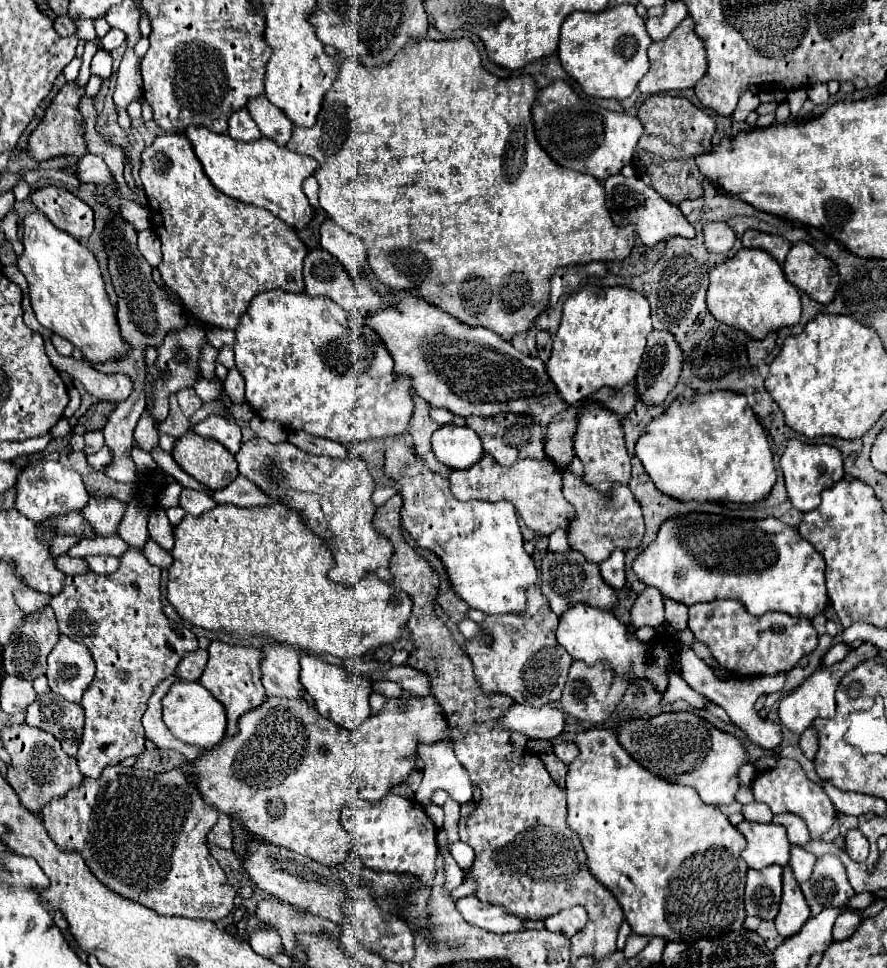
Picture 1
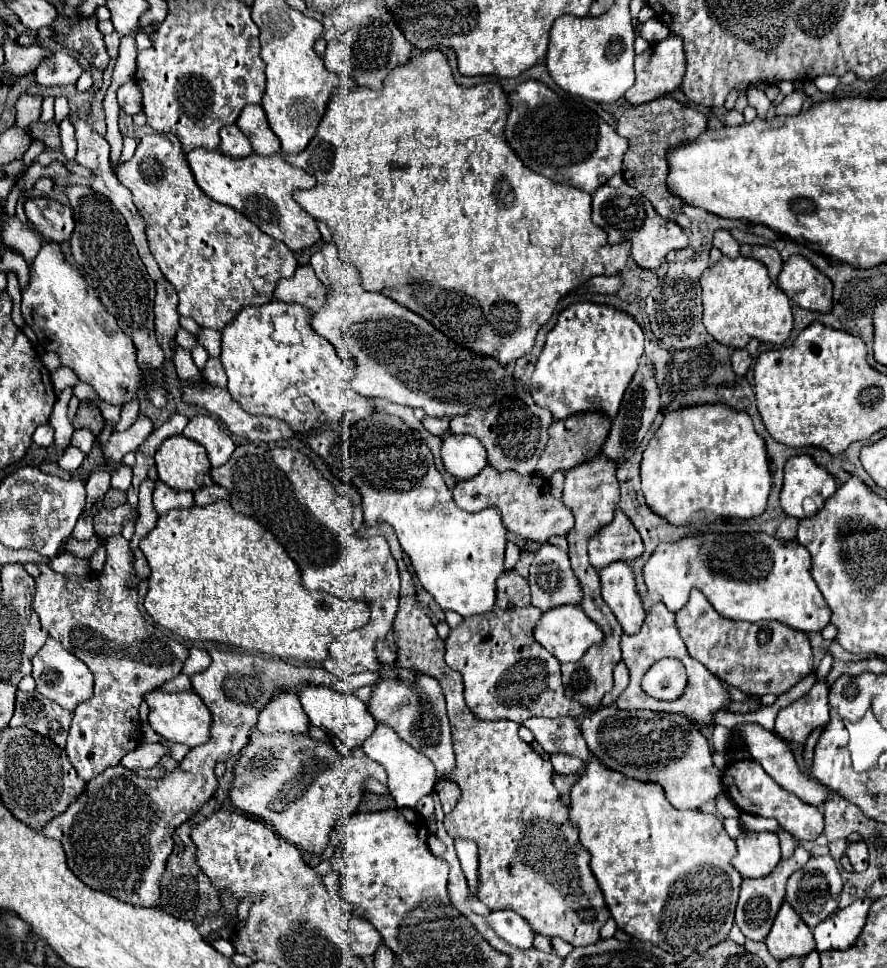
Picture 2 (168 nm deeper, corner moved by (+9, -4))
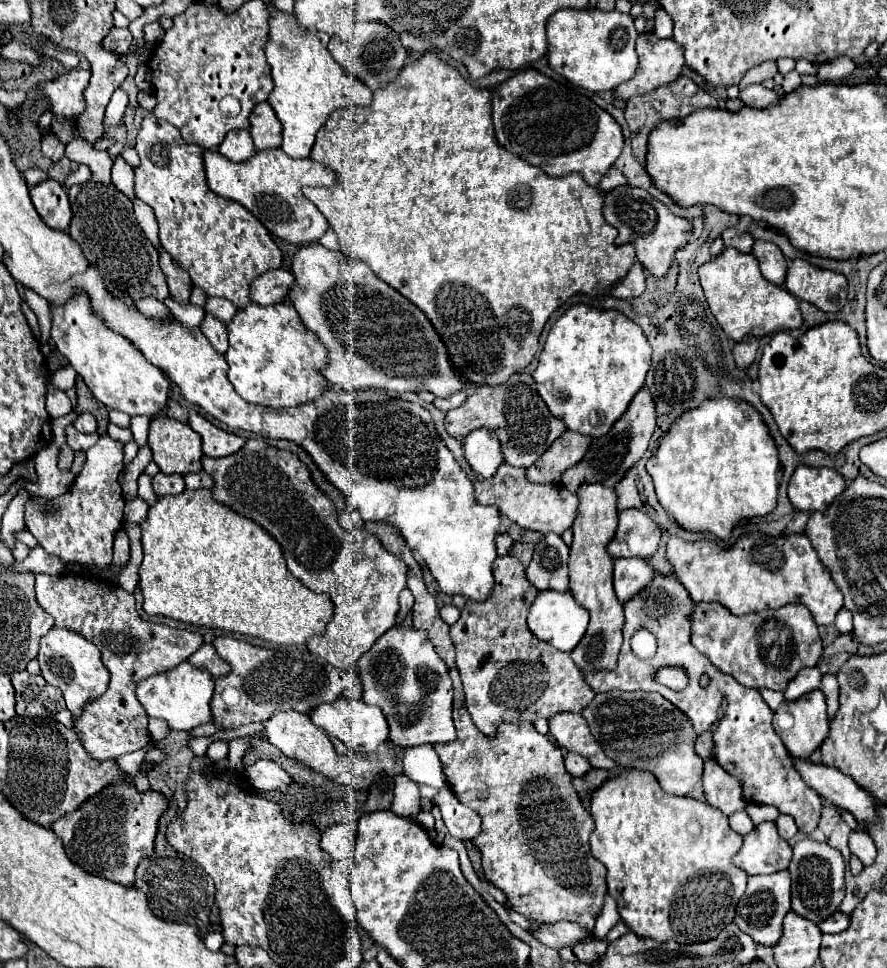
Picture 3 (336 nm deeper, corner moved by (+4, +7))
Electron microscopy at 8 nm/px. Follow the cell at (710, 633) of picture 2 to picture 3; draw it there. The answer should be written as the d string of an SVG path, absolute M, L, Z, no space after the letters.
M697 602L691 612L691 644L721 672L735 676L747 688L771 688L783 692L803 670L819 662L823 646L817 624L803 604L785 604L769 616L735 616L719 602Z

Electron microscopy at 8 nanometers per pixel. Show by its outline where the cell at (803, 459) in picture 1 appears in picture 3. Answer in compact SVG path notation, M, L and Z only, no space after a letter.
M801 464L789 480L789 500L795 510L805 512L825 512L843 490L845 480L833 468L811 468Z

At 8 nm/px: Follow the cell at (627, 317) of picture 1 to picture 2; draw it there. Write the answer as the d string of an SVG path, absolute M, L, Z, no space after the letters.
M574 303L560 313L546 337L530 393L534 403L546 407L556 421L586 411L600 411L614 419L642 355L644 333L630 315L608 305Z

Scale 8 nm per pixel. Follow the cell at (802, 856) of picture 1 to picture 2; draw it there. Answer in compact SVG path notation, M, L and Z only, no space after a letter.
M782 827L776 831L778 835L780 835L780 847L782 847L782 859L786 859L786 857L790 857L792 853L794 853L794 849L796 849L796 839L788 833L788 831L784 831Z

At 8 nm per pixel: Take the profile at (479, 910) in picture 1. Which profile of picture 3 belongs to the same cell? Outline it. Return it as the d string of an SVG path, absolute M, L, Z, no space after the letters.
M531 922L529 932L545 946L549 948L561 948L561 946L571 946L577 940L585 938L589 932L579 928L577 924L571 922L555 922L555 924L545 924L545 922Z

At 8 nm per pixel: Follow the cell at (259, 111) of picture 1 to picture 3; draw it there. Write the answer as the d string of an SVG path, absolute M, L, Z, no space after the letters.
M259 102L249 116L249 132L253 136L257 150L279 148L281 146L281 122L277 120L273 108L267 102Z

